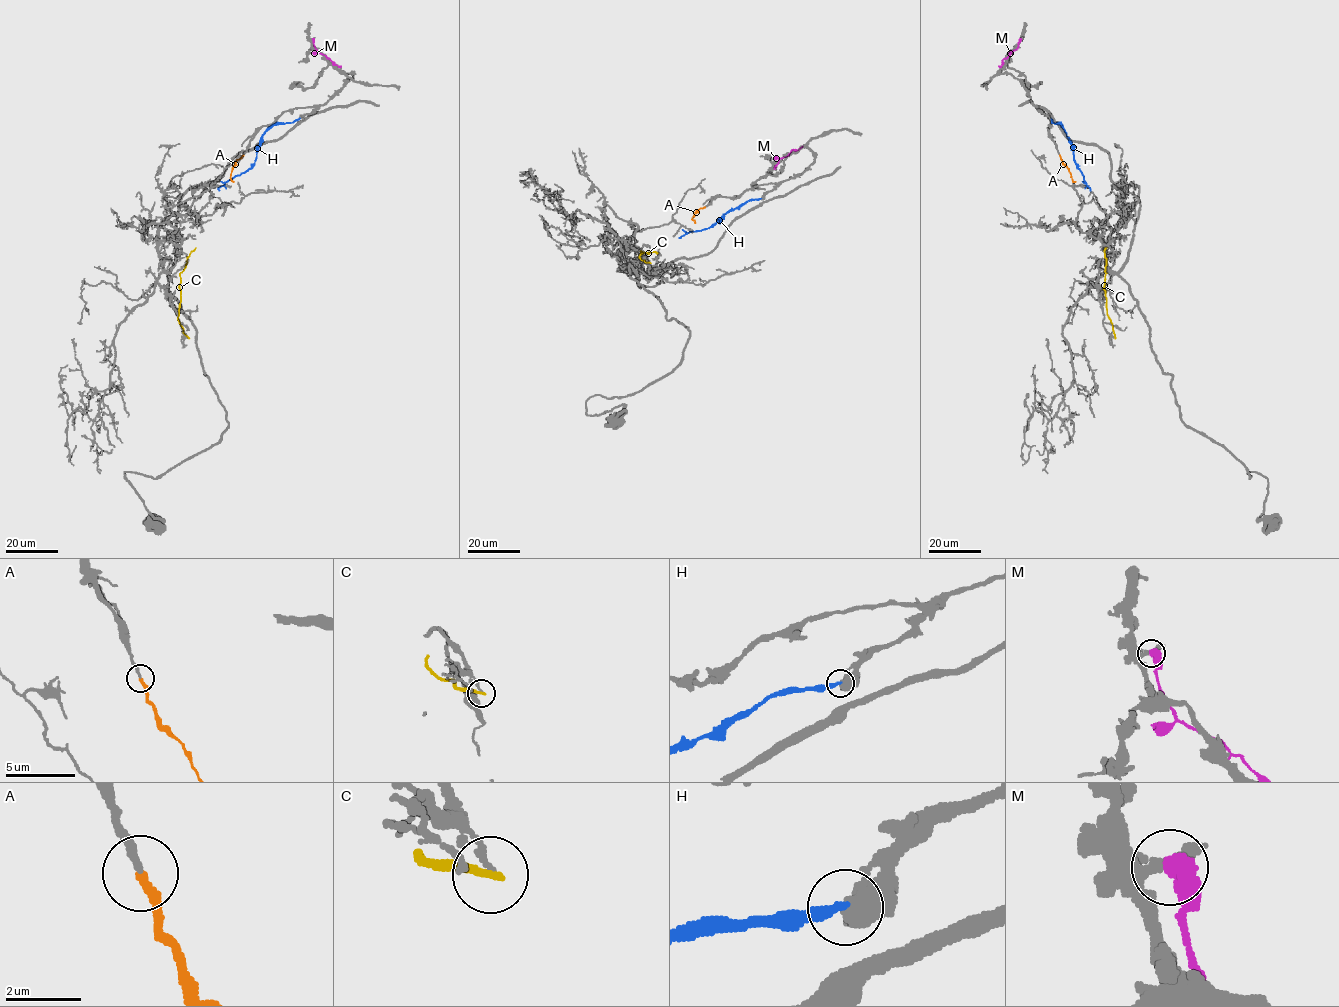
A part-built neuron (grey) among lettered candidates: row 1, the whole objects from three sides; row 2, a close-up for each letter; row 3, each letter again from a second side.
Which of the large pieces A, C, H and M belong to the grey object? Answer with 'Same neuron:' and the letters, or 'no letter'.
Same neuron: A, H

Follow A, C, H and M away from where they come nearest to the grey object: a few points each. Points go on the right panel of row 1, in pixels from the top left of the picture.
A: (1059, 155), (1075, 181)
C: (1115, 337), (1107, 314), (1104, 285), (1105, 247)
H: (1051, 119), (1061, 125), (1090, 190)
M: (1020, 39), (1018, 47), (998, 66)

